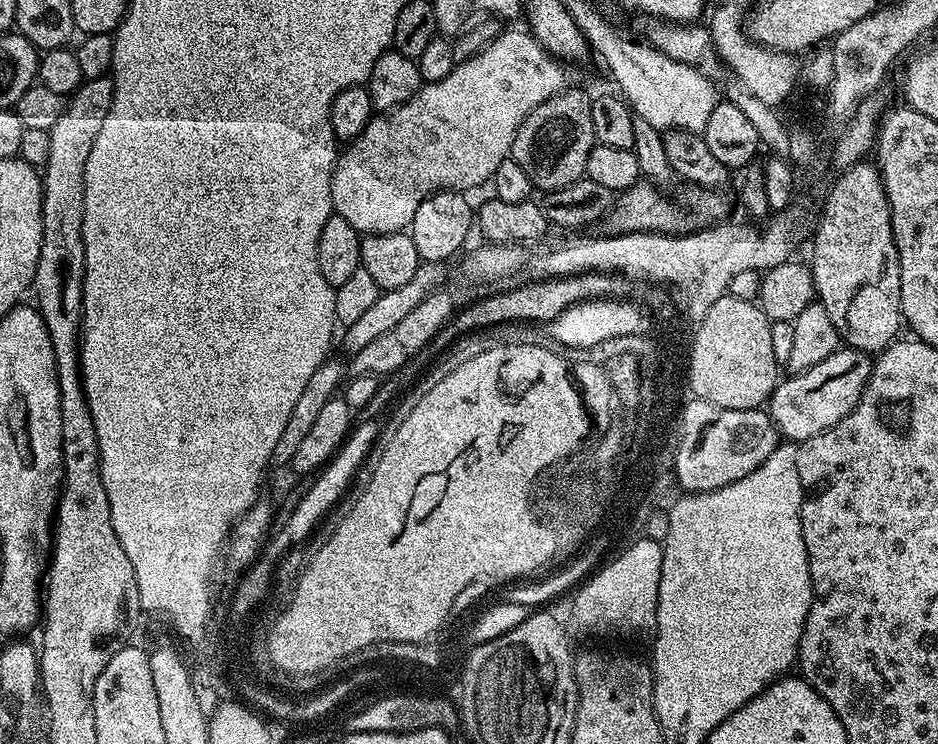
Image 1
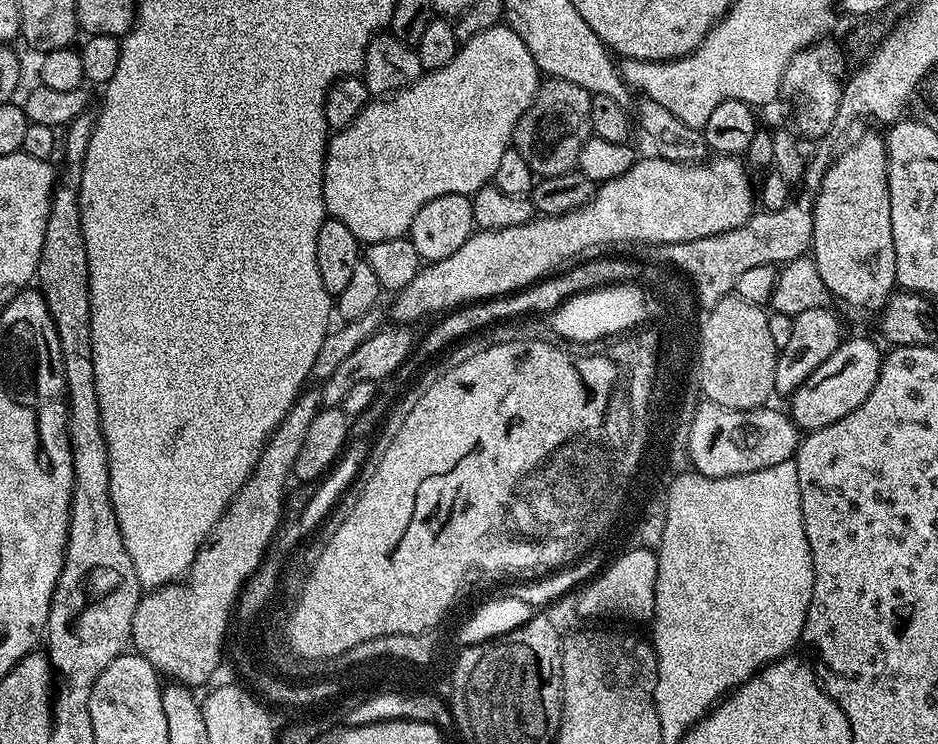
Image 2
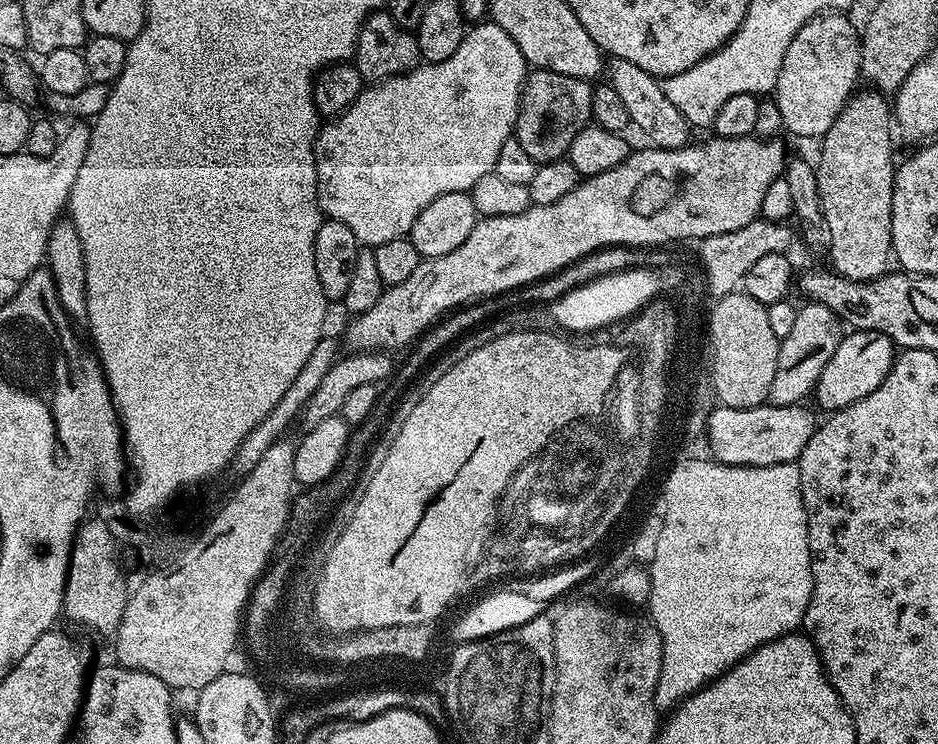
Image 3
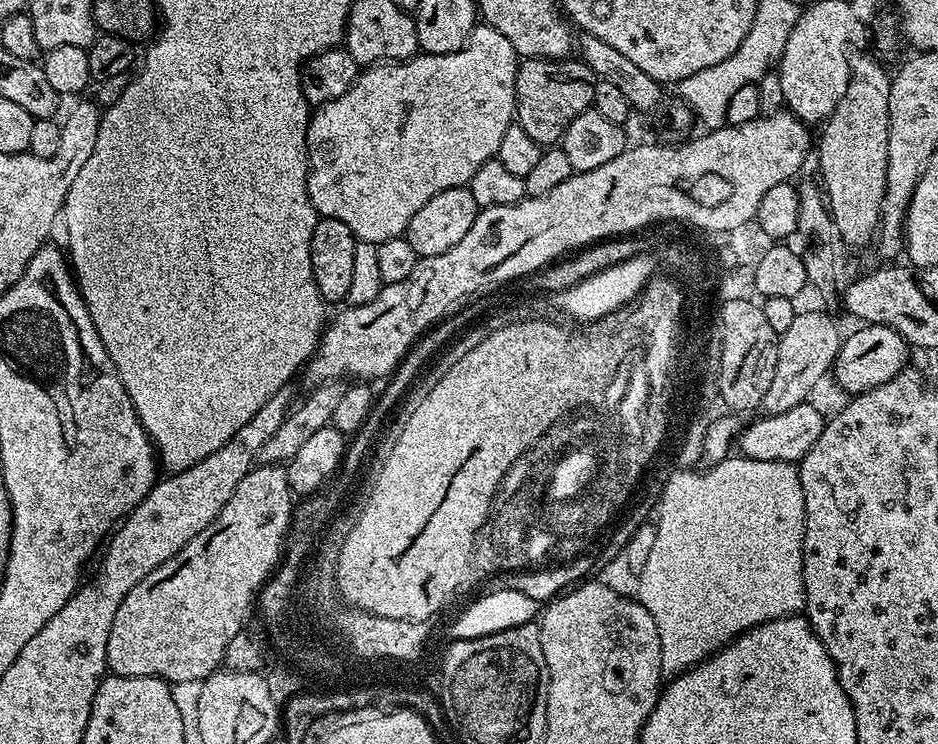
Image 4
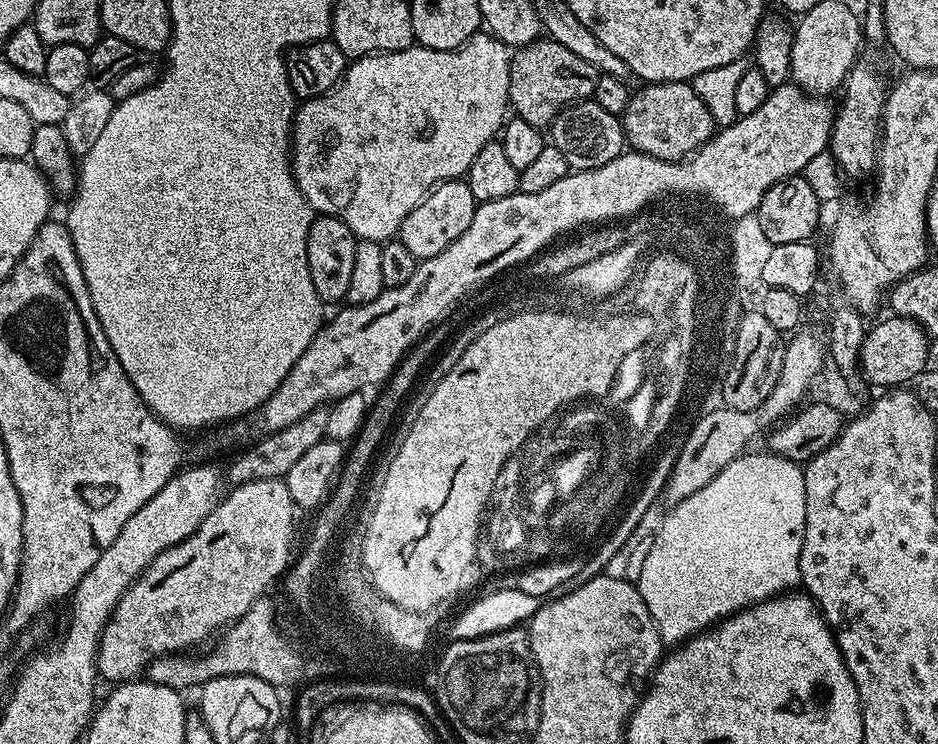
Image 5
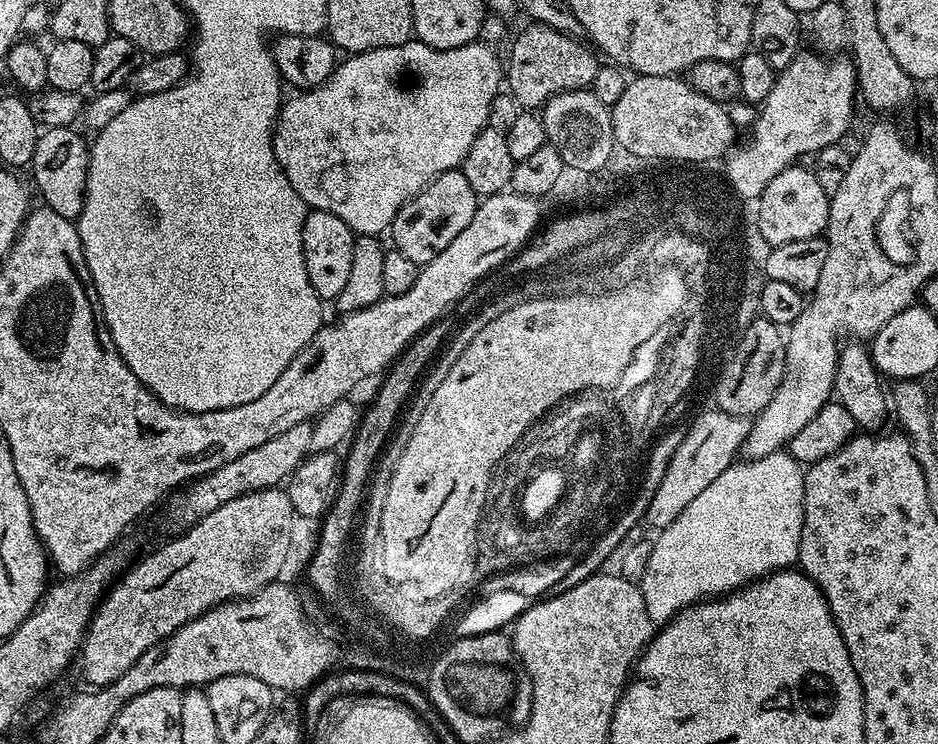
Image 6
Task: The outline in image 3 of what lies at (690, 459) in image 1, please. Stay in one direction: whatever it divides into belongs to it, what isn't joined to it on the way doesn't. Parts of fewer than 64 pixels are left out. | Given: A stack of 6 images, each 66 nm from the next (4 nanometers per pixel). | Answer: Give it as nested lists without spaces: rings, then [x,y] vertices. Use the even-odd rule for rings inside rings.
[[[771,402],[756,408],[716,406],[708,416],[706,438],[711,459],[735,468],[761,468],[799,461],[806,442],[816,433],[818,416],[803,403],[778,406]]]

